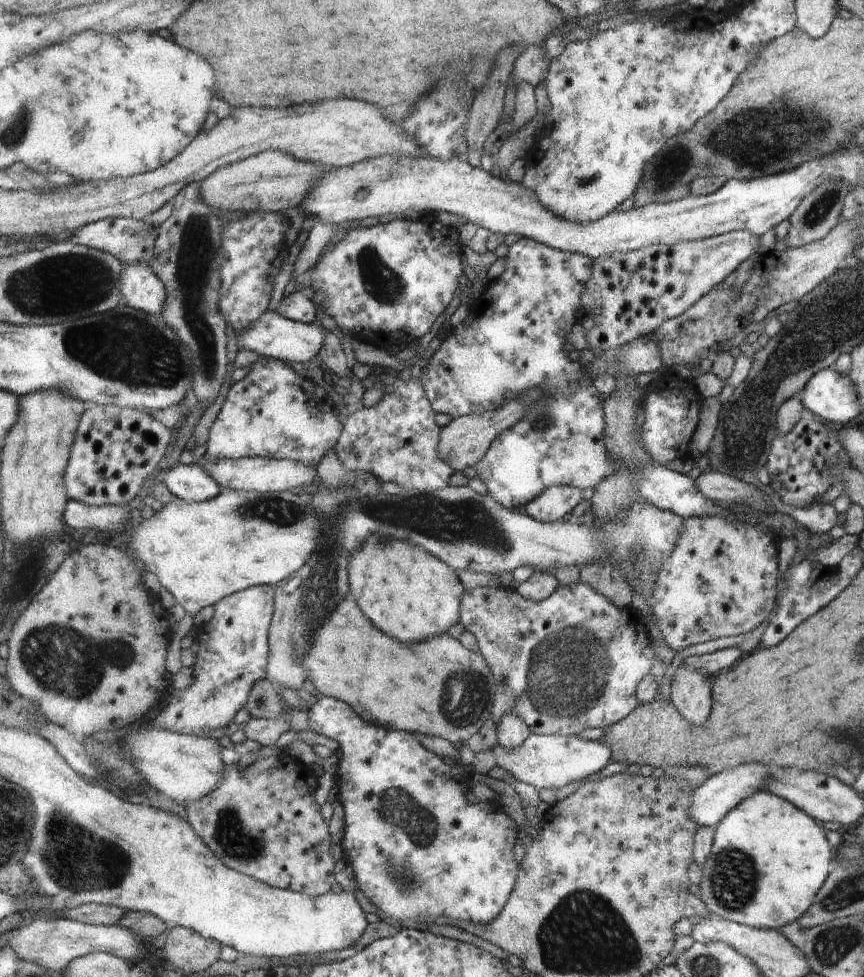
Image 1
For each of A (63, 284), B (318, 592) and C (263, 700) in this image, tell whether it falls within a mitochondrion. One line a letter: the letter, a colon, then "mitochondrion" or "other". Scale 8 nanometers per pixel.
A: mitochondrion
B: mitochondrion
C: mitochondrion

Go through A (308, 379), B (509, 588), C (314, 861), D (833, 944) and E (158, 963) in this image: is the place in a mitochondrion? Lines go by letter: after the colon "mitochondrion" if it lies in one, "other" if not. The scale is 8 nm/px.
A: other
B: other
C: other
D: mitochondrion
E: other

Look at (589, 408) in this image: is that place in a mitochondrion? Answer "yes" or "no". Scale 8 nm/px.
no

